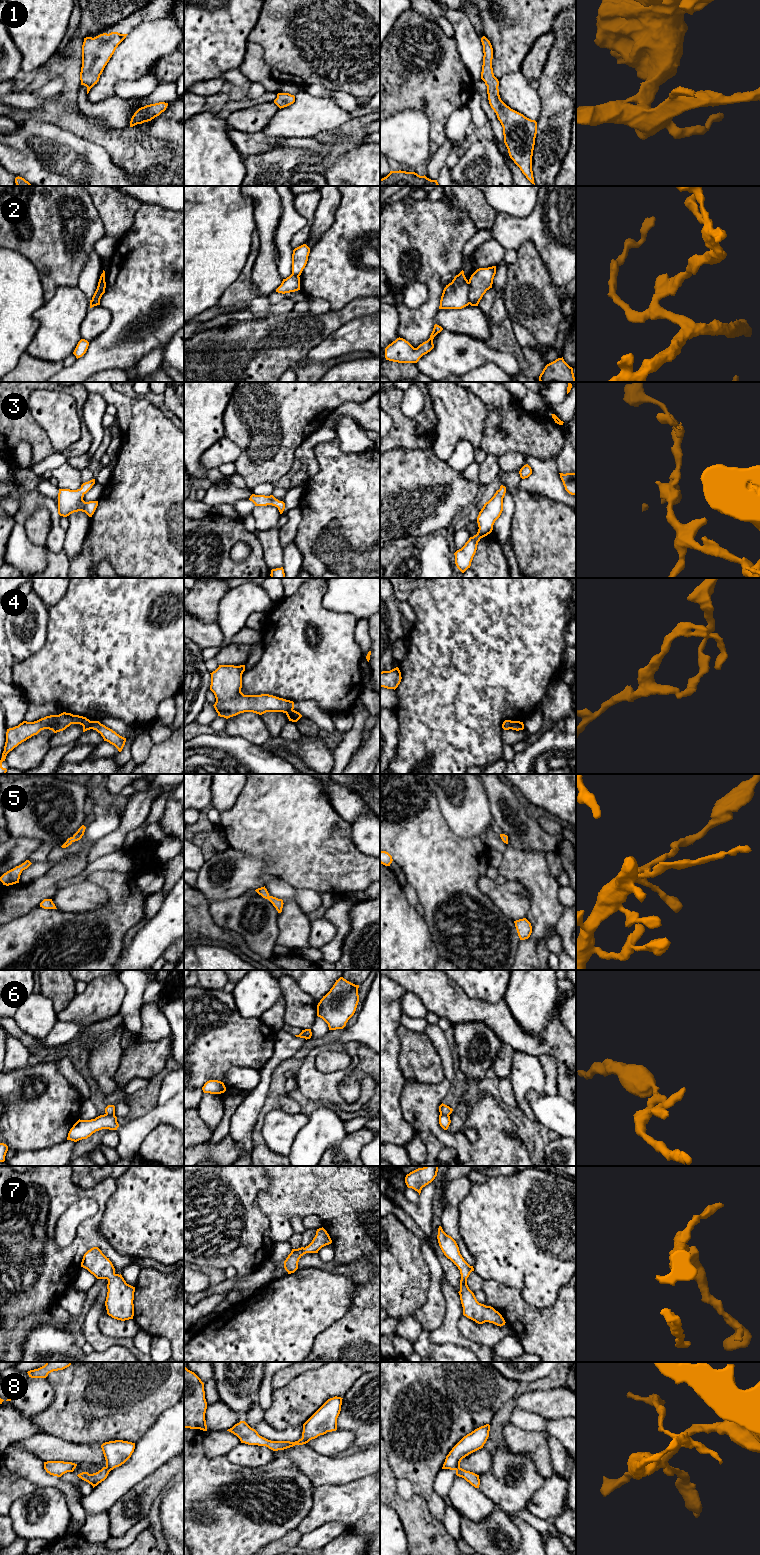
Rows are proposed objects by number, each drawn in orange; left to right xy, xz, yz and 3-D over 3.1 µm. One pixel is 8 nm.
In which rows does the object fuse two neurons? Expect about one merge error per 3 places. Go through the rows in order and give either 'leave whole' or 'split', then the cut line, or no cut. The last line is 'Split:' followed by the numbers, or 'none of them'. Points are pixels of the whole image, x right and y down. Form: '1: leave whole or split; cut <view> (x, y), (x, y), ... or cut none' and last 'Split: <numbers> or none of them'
1: leave whole; cut none
2: split; cut yz (469, 282), (468, 303)
3: leave whole; cut none
4: split; cut xy (94, 721), (91, 728)
5: leave whole; cut none
6: split; cut xy (106, 1113), (114, 1114)
7: leave whole; cut none
8: split; cut xz (301, 1438), (306, 1442)
Split: 2, 4, 6, 8

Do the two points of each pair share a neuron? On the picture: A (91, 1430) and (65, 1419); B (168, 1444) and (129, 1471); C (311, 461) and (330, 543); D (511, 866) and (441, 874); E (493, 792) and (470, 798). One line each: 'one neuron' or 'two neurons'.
A: one neuron
B: one neuron
C: two neurons
D: two neurons
E: two neurons

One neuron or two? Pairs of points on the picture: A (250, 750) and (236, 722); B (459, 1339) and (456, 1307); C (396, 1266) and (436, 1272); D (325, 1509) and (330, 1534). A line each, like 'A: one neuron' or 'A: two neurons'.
A: two neurons
B: one neuron
C: two neurons
D: two neurons

